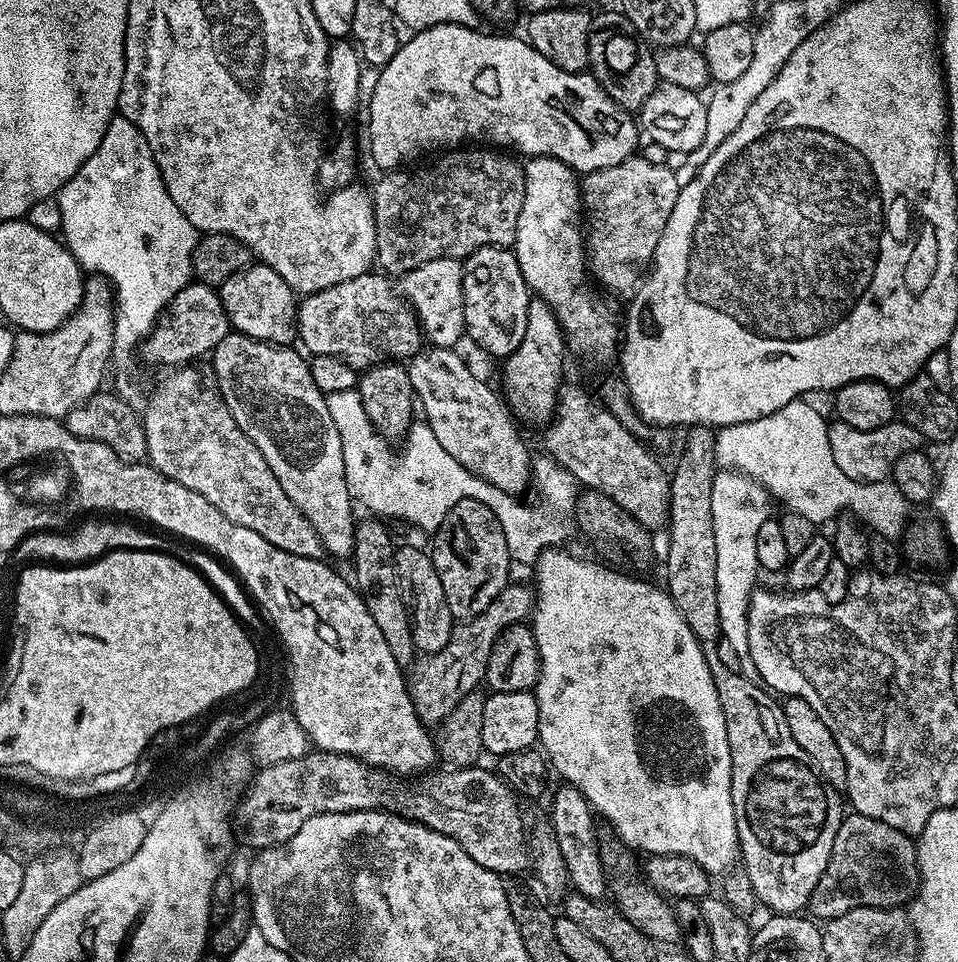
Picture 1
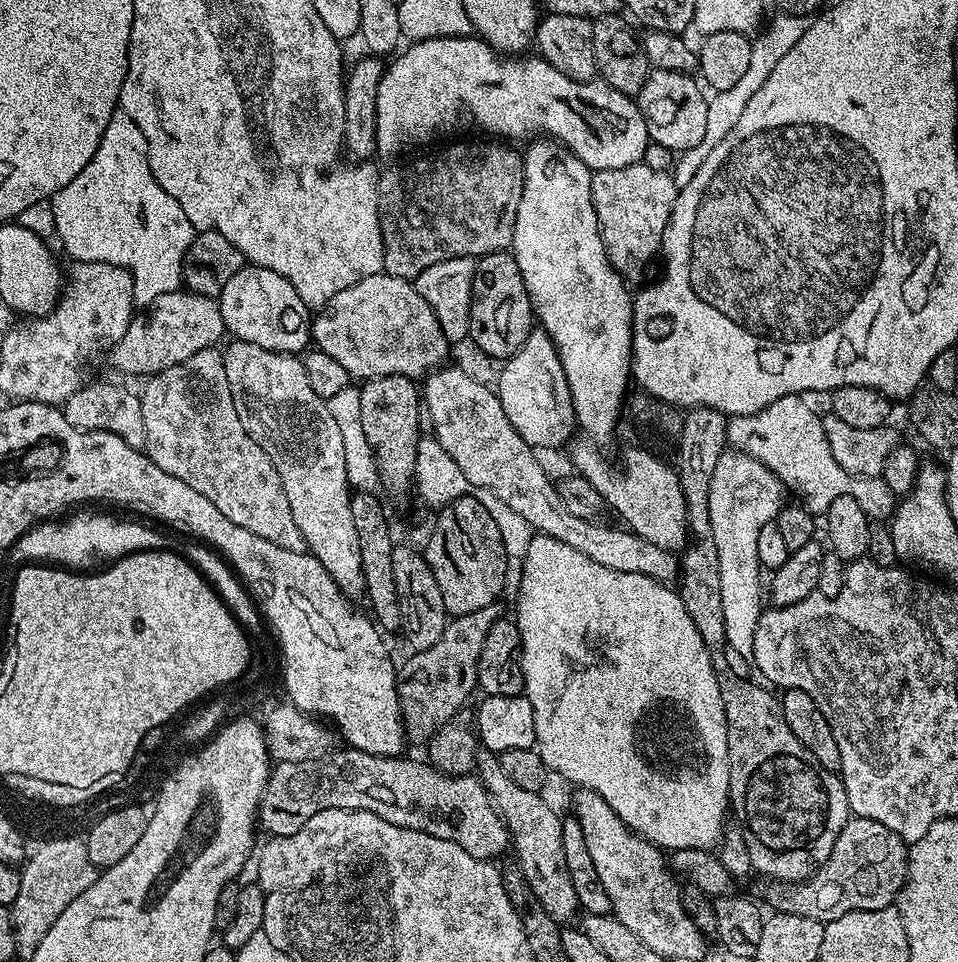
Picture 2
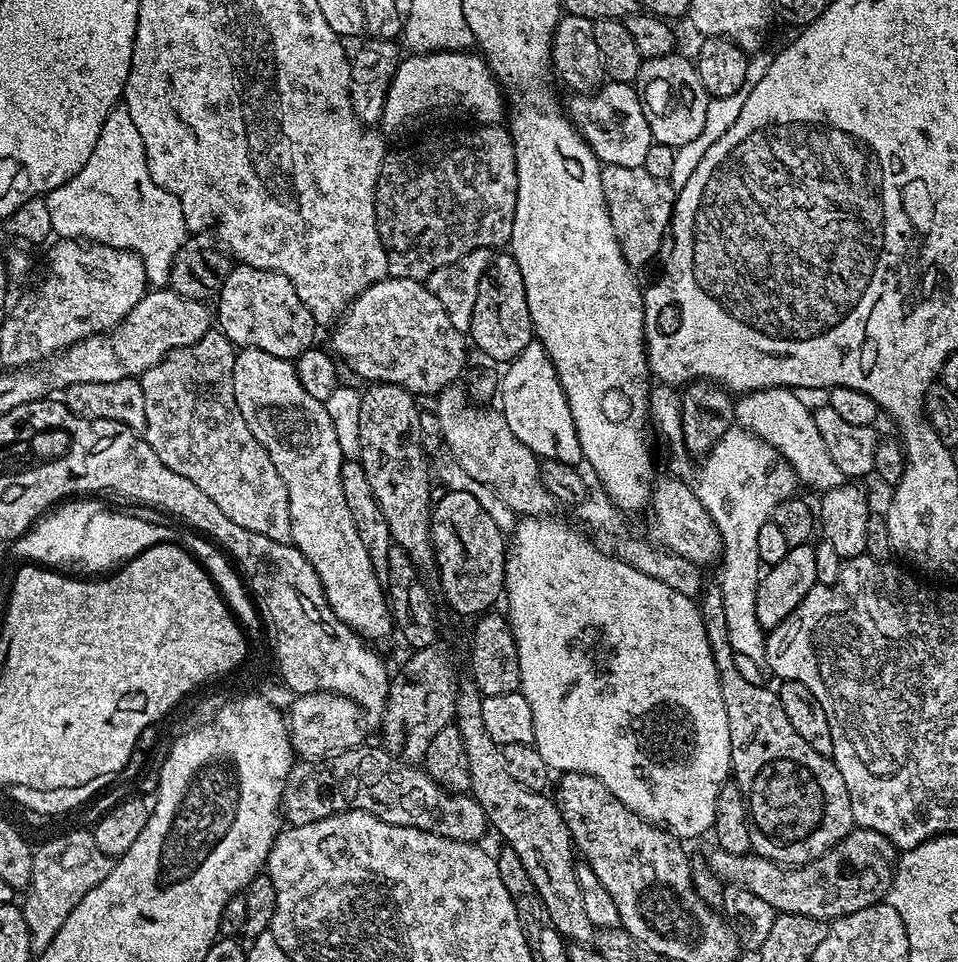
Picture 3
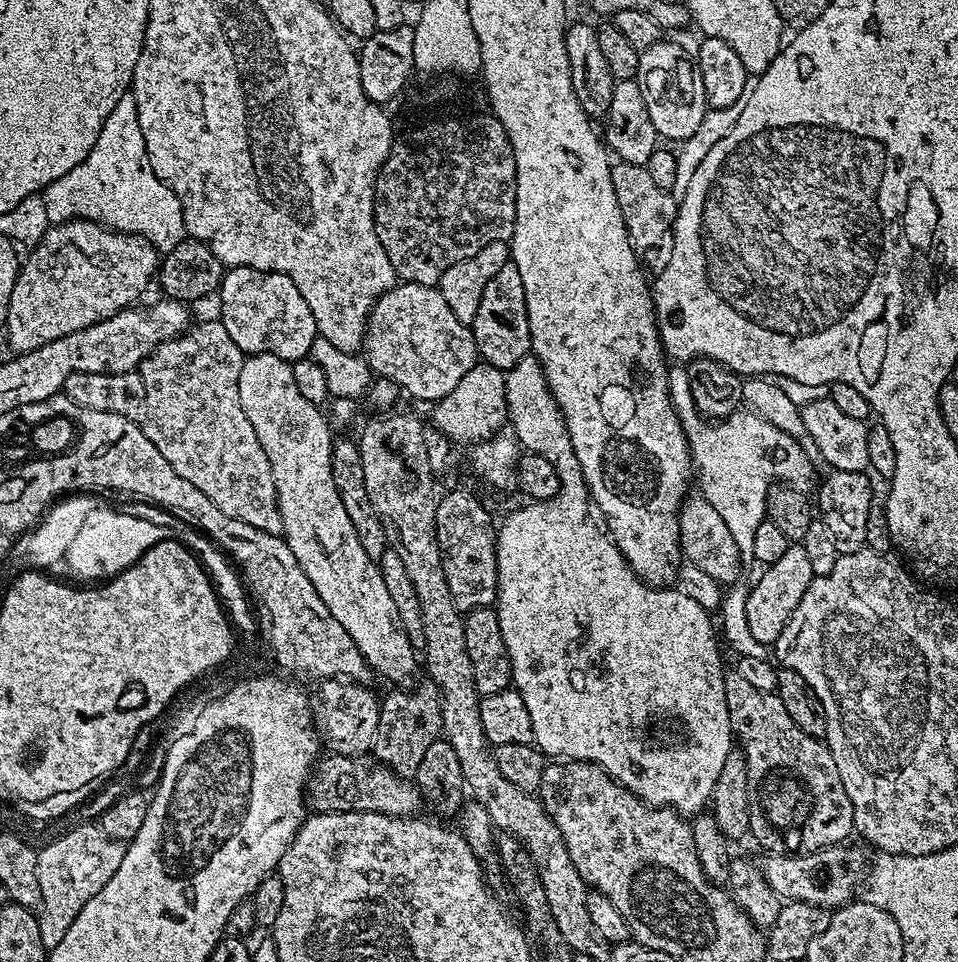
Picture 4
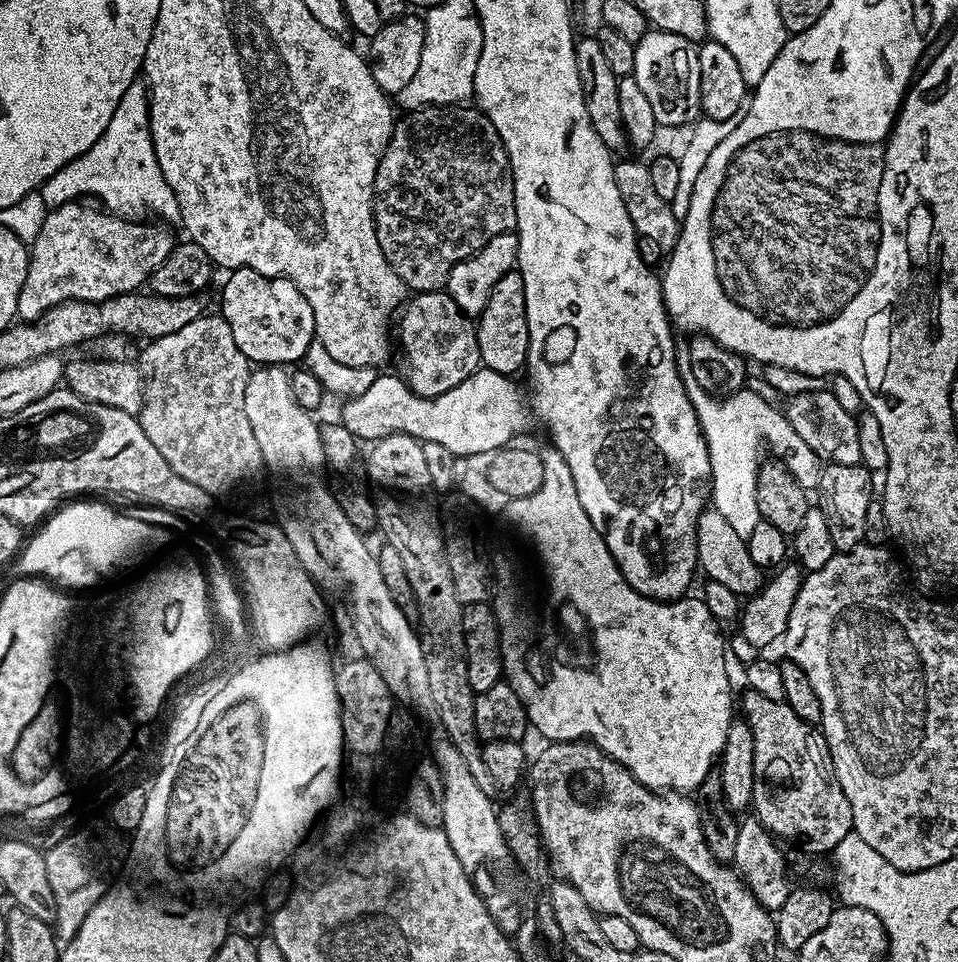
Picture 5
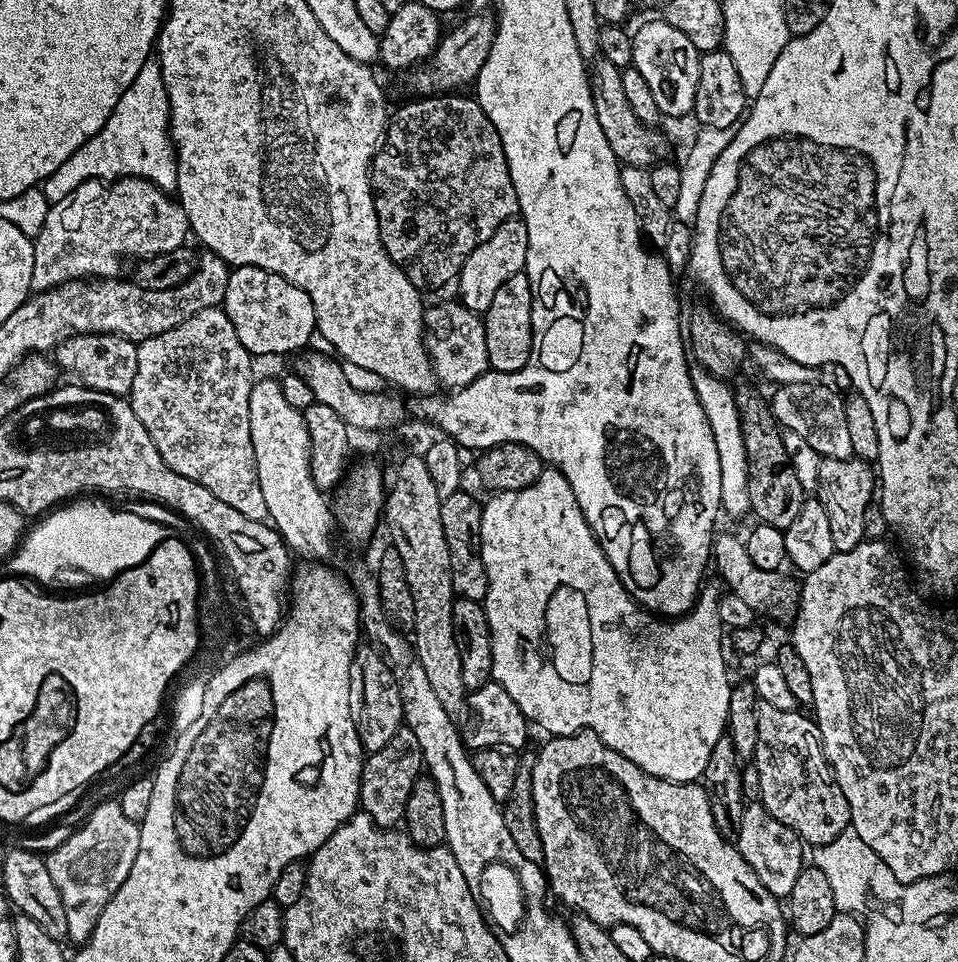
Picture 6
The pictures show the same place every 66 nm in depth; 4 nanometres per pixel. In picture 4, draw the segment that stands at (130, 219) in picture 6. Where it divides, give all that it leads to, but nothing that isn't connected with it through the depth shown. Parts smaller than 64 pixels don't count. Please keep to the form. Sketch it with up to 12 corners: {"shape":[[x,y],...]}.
{"shape":[[92,220],[51,226],[10,293],[16,354],[133,307],[162,259]]}

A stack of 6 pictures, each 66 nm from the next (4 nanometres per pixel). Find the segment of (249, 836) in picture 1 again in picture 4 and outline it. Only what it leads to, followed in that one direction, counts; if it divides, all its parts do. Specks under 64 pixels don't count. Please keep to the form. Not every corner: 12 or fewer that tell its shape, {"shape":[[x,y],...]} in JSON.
{"shape":[[372,754],[326,756],[313,813],[412,818],[420,789]]}

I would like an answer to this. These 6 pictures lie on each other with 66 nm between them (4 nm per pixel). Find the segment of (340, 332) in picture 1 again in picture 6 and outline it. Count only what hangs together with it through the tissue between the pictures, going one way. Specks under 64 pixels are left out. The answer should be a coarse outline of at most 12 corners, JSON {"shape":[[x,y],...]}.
{"shape":[[430,304],[424,344],[437,381],[465,388],[489,371],[483,319]]}

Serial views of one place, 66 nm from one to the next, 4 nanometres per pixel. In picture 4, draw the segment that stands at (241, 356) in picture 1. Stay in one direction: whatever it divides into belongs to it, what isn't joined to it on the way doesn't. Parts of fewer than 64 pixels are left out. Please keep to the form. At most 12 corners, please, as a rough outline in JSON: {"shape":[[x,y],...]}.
{"shape":[[245,359],[238,398],[283,538],[375,675],[412,647],[342,507],[334,433],[291,363]]}

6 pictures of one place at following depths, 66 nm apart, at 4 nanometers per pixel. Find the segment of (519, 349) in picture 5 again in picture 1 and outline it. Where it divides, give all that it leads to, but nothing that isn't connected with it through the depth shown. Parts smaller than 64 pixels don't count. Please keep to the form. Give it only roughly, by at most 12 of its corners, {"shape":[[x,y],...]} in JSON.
{"shape":[[512,248],[463,261],[464,330],[507,358],[530,289]]}

